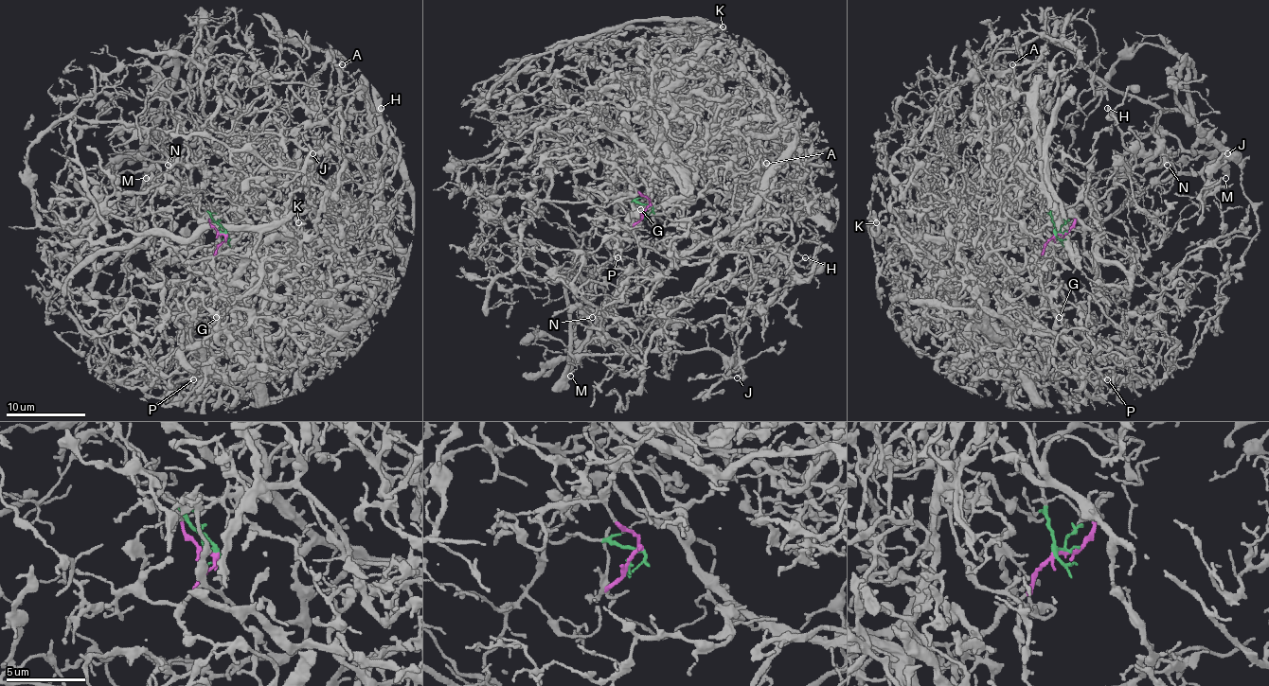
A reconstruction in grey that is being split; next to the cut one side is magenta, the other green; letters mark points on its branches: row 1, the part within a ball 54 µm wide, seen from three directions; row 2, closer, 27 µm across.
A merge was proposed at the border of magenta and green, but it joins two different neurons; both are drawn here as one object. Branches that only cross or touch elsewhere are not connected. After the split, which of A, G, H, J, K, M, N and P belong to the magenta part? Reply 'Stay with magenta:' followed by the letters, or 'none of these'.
Stay with magenta: A, G, K, P

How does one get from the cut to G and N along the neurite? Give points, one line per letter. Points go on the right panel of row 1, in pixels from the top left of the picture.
G: (1058, 235), (1024, 269), (1006, 277), (1002, 285), (1008, 301), (1047, 308), (1056, 319), (1058, 317)
N: (1058, 233), (1047, 202), (1054, 175), (1108, 177), (1144, 191), (1180, 167), (1157, 151), (1168, 166)

